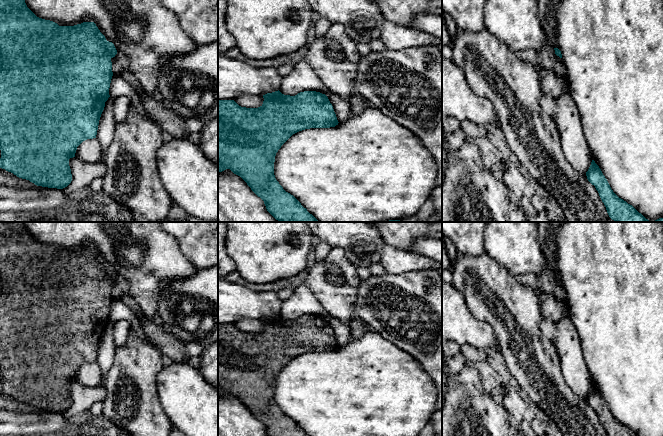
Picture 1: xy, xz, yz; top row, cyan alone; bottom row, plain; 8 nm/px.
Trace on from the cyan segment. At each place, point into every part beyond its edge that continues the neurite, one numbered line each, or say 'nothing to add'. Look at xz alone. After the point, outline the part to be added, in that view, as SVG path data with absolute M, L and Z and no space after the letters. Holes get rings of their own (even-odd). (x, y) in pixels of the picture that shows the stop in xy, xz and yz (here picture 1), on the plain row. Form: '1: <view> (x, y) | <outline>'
nothing to add

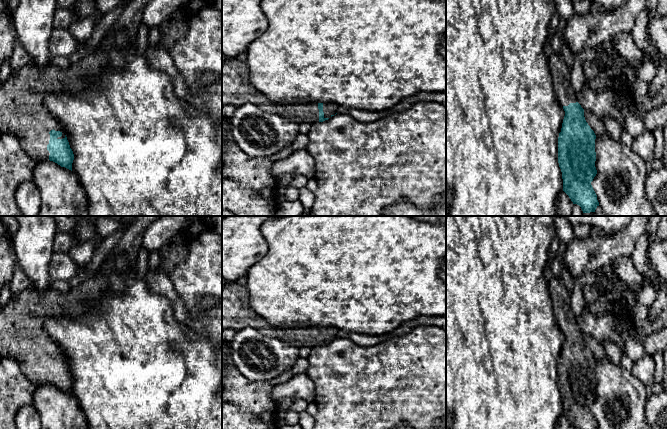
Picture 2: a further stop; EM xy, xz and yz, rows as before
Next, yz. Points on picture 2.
1: yz (561, 298) | M553 277L548 283L548 289L559 328L563 331L578 326L576 316L571 310L571 292L567 290L562 278Z

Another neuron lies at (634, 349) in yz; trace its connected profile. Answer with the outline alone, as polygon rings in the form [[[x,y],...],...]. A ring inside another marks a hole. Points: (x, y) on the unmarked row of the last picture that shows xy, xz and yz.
[[[620,315],[619,323],[616,325],[615,329],[623,335],[626,354],[635,362],[642,358],[645,351],[642,343],[633,337],[631,329],[627,325],[627,321],[627,315]]]

